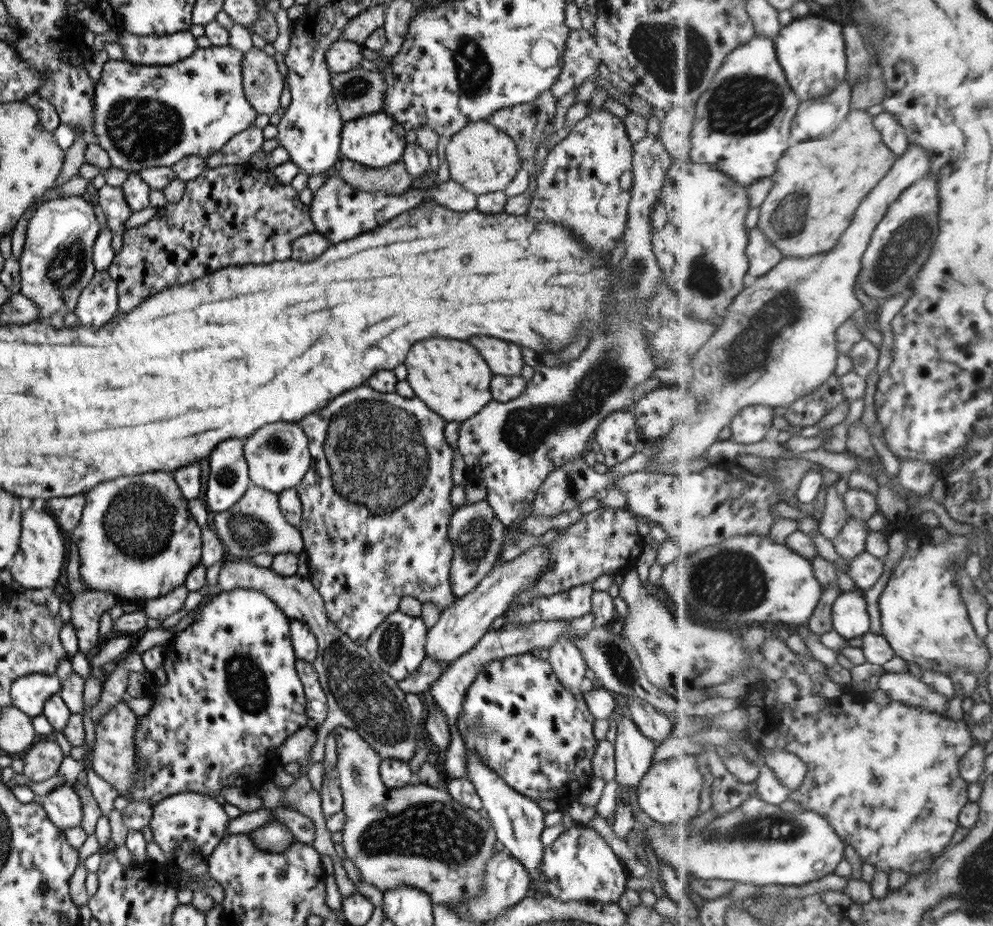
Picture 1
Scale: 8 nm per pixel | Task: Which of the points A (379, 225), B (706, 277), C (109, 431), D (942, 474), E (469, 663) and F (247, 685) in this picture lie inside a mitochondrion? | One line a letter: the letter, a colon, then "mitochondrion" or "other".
A: other
B: mitochondrion
C: other
D: other
E: other
F: mitochondrion

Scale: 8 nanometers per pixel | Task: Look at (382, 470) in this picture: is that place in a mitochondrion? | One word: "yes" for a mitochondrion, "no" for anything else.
yes

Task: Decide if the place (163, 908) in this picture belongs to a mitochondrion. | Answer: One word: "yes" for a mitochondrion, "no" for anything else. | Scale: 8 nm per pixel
no

